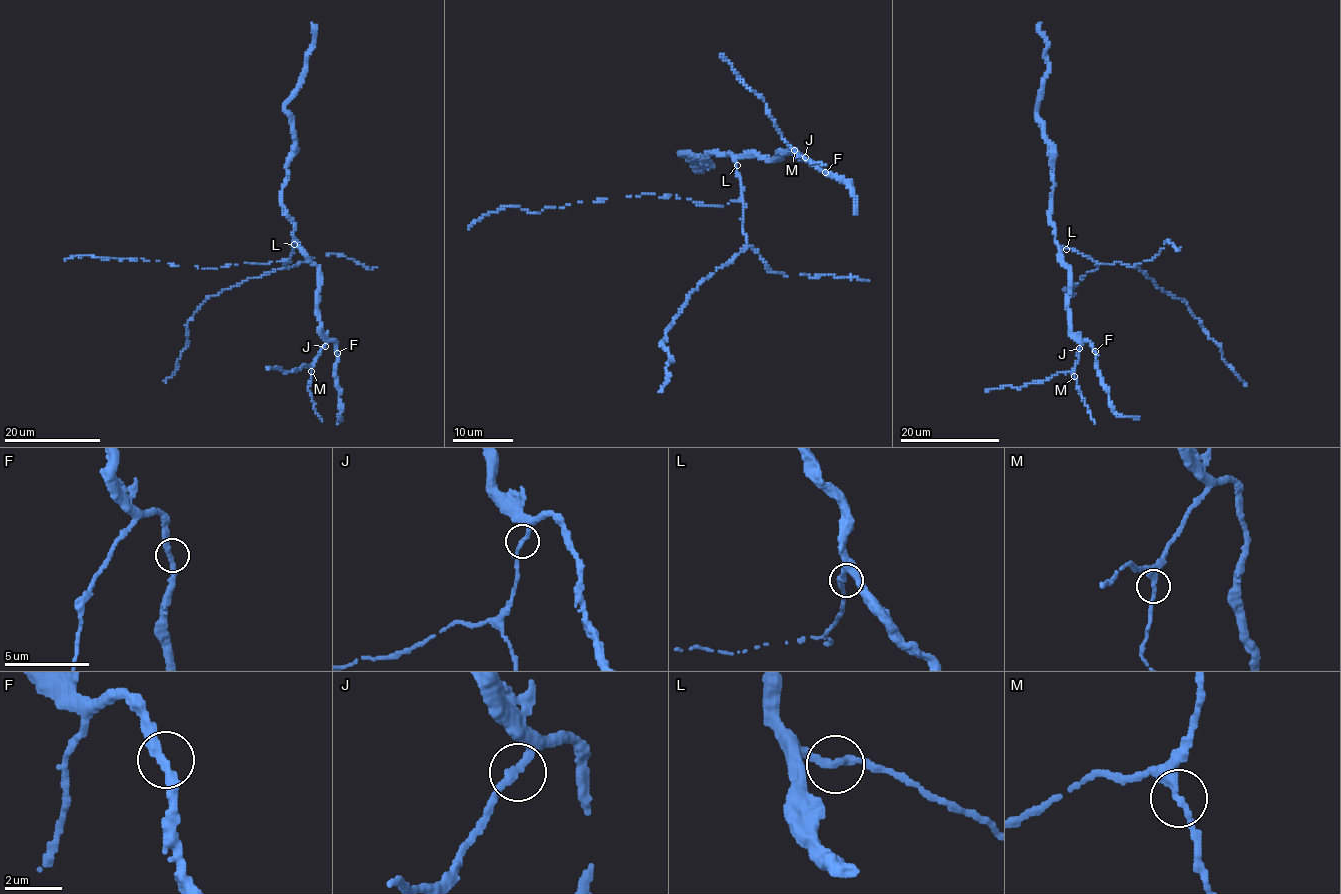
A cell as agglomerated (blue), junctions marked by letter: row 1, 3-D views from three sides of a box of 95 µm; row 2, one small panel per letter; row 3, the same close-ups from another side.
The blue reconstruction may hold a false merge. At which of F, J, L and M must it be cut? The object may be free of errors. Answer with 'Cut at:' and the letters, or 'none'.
Cut at: none

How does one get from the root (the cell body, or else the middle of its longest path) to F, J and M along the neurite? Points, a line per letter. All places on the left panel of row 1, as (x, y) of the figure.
F: (292, 252), (294, 241), (318, 267), (319, 328), (327, 339), (334, 341), (337, 353)
J: (292, 252), (294, 241), (318, 267), (317, 318), (325, 346)
M: (292, 252), (294, 241), (318, 267), (317, 318), (319, 332), (326, 341), (311, 370)

